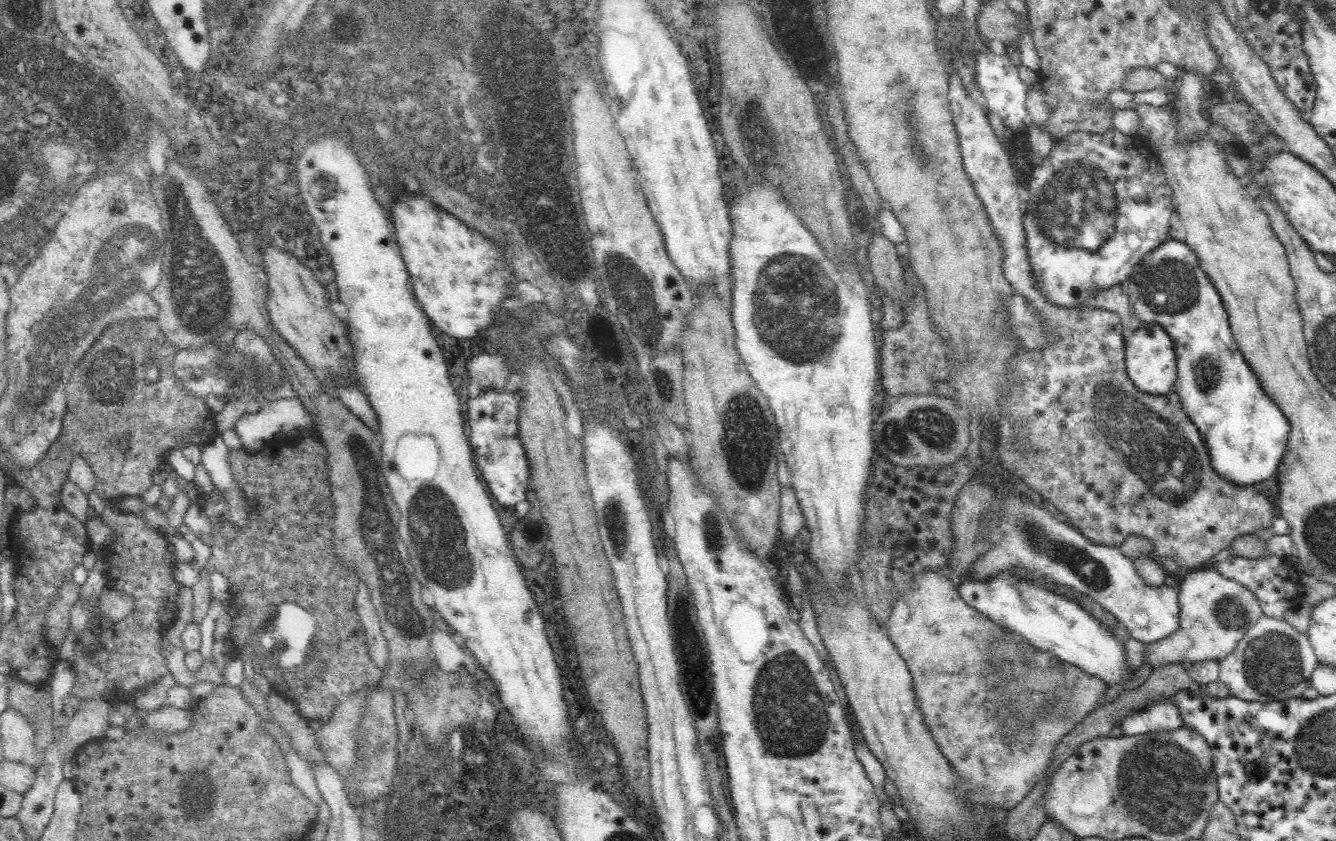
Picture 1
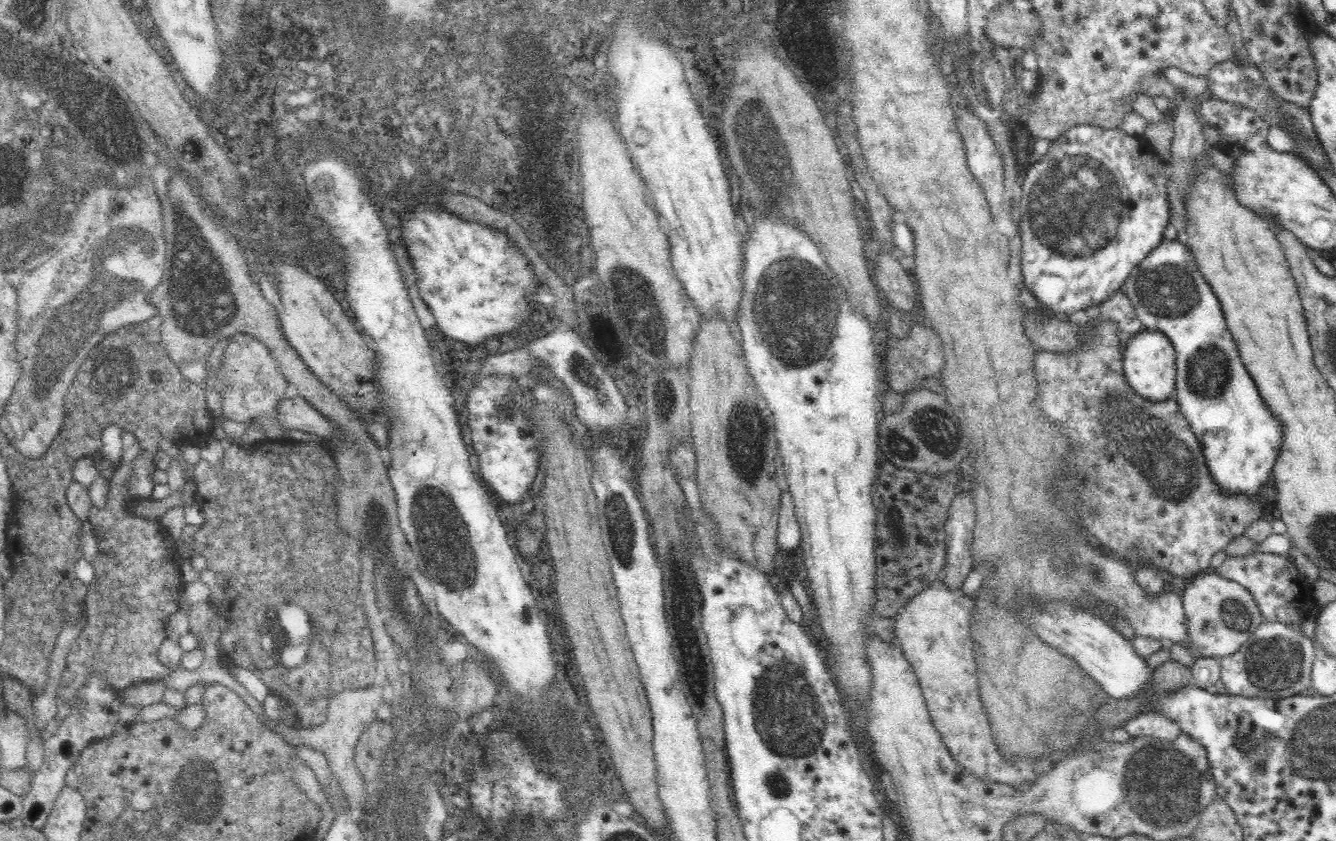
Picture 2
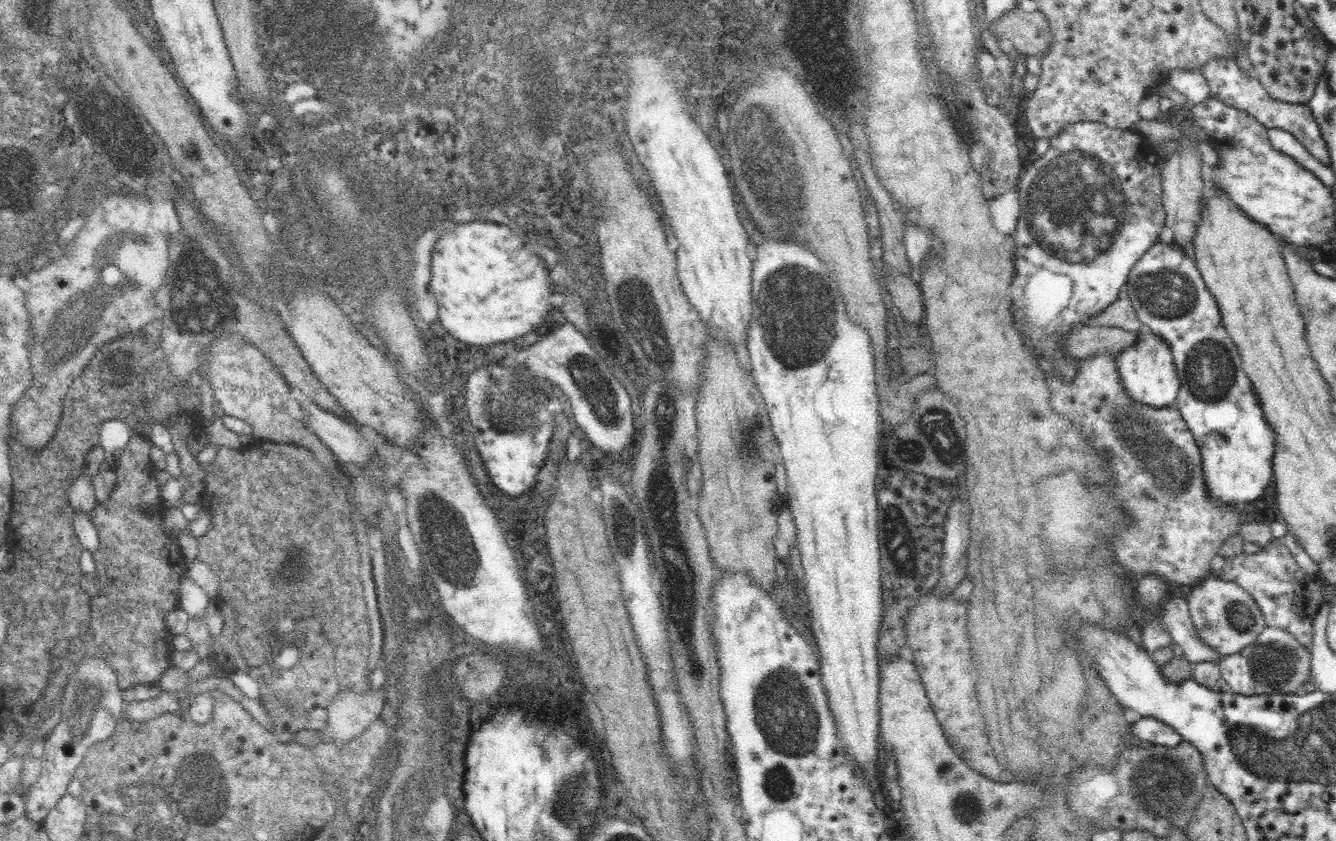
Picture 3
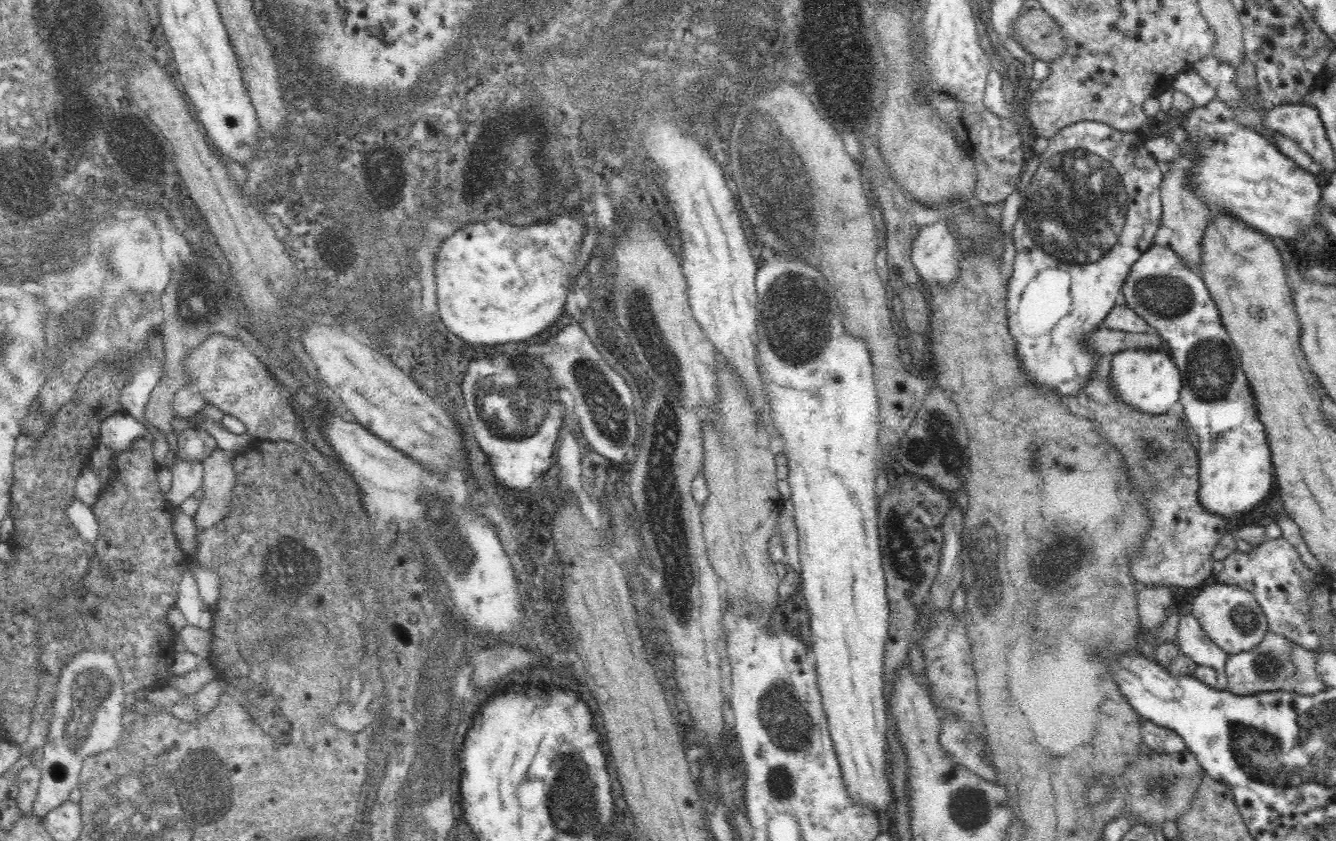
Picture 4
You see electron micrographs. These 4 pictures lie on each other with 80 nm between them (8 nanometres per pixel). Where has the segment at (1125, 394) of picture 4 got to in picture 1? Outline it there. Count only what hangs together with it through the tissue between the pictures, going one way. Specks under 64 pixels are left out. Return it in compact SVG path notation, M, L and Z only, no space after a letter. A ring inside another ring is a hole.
M1152 321L1142 324L1125 340L1125 365L1136 388L1150 395L1165 395L1175 386L1177 362L1173 340L1162 325Z

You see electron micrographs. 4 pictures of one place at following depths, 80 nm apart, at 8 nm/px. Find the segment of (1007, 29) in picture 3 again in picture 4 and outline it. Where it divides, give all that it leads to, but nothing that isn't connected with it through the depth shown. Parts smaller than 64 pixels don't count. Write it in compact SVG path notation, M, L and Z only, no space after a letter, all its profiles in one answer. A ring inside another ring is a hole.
M1043 7L1025 10L1013 24L1019 44L1038 60L1049 63L1067 47L1060 25Z

